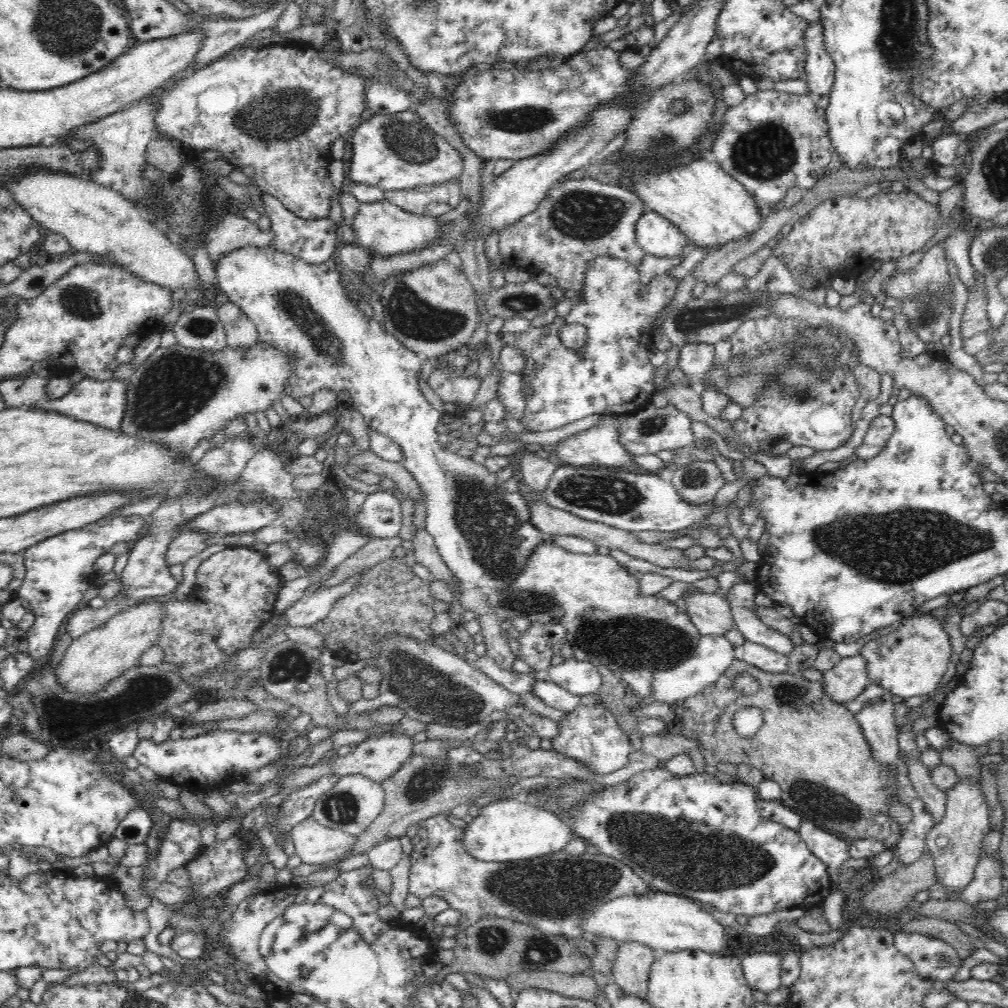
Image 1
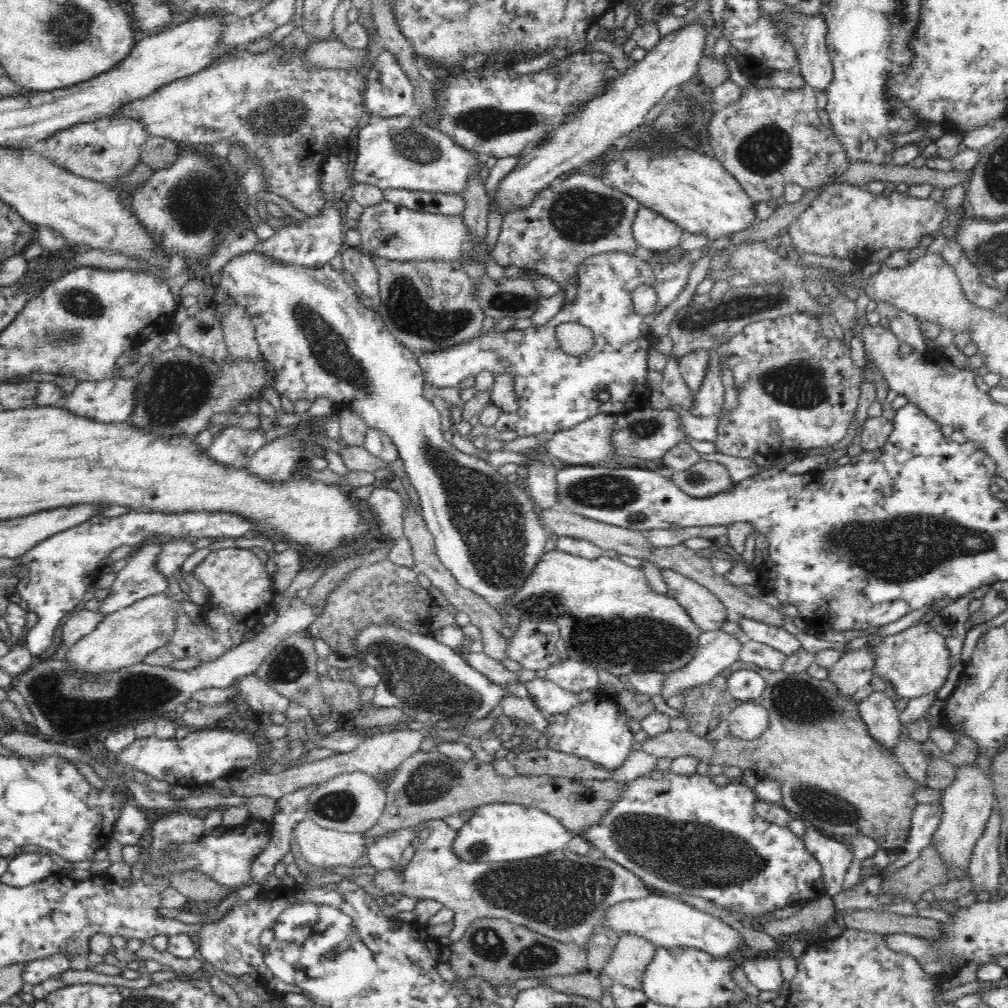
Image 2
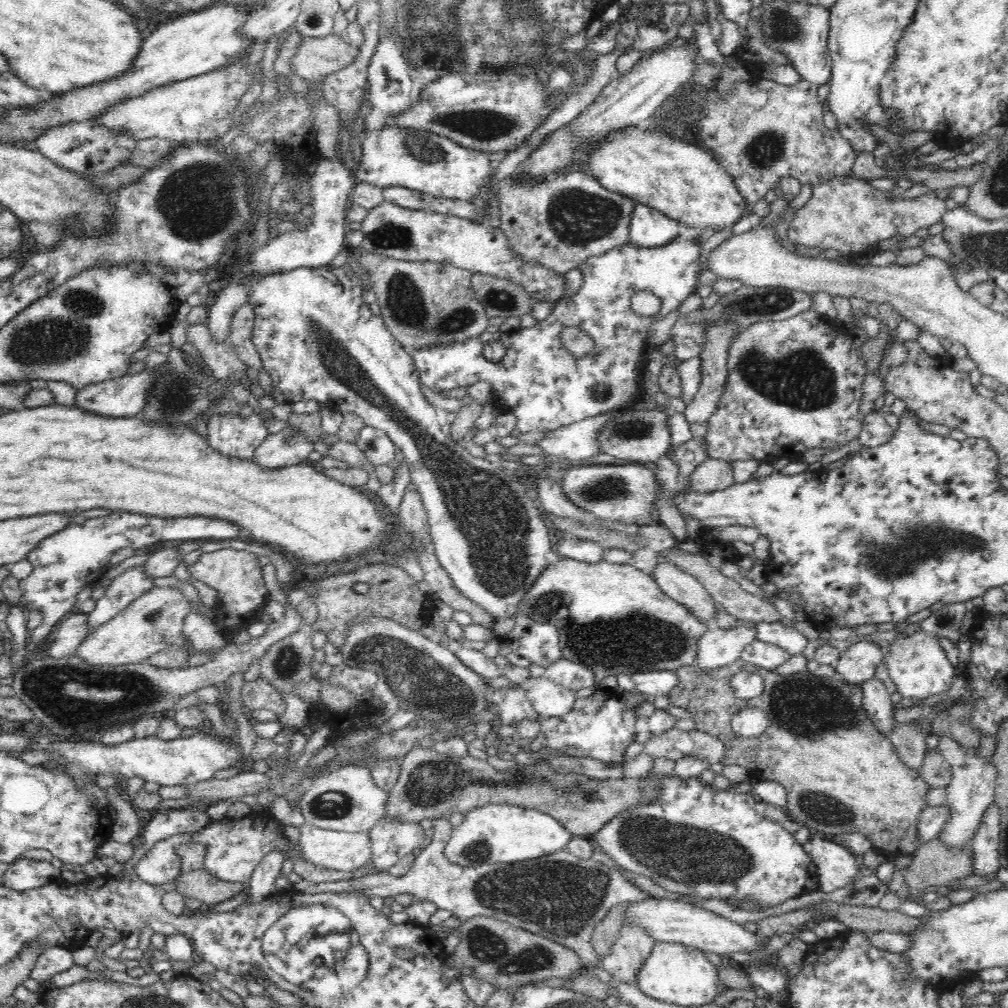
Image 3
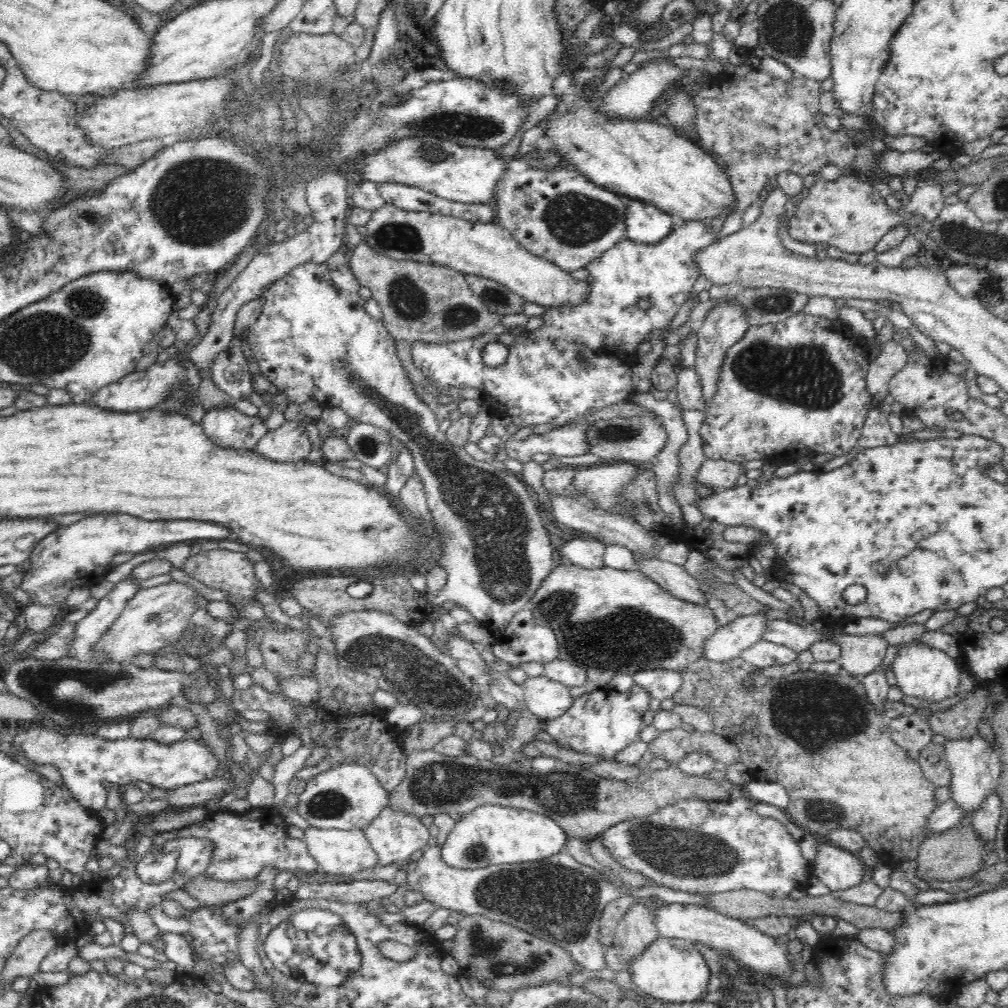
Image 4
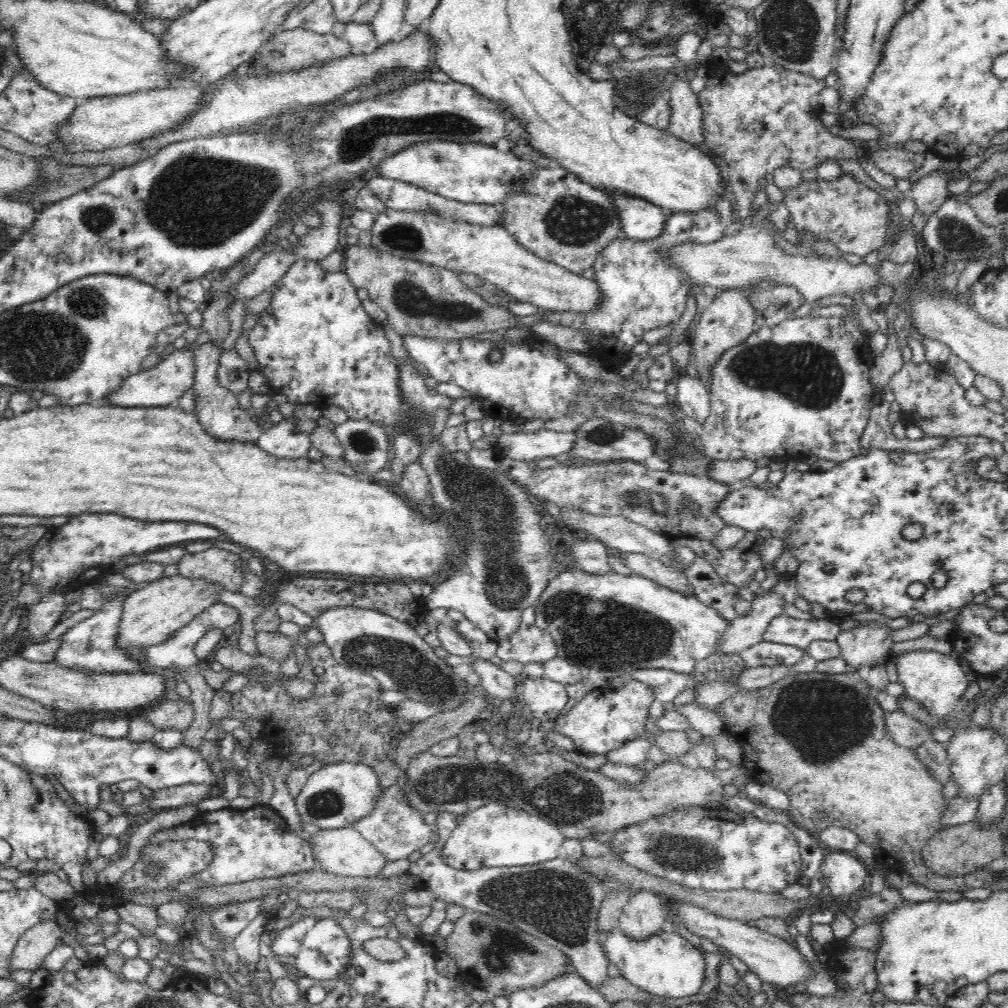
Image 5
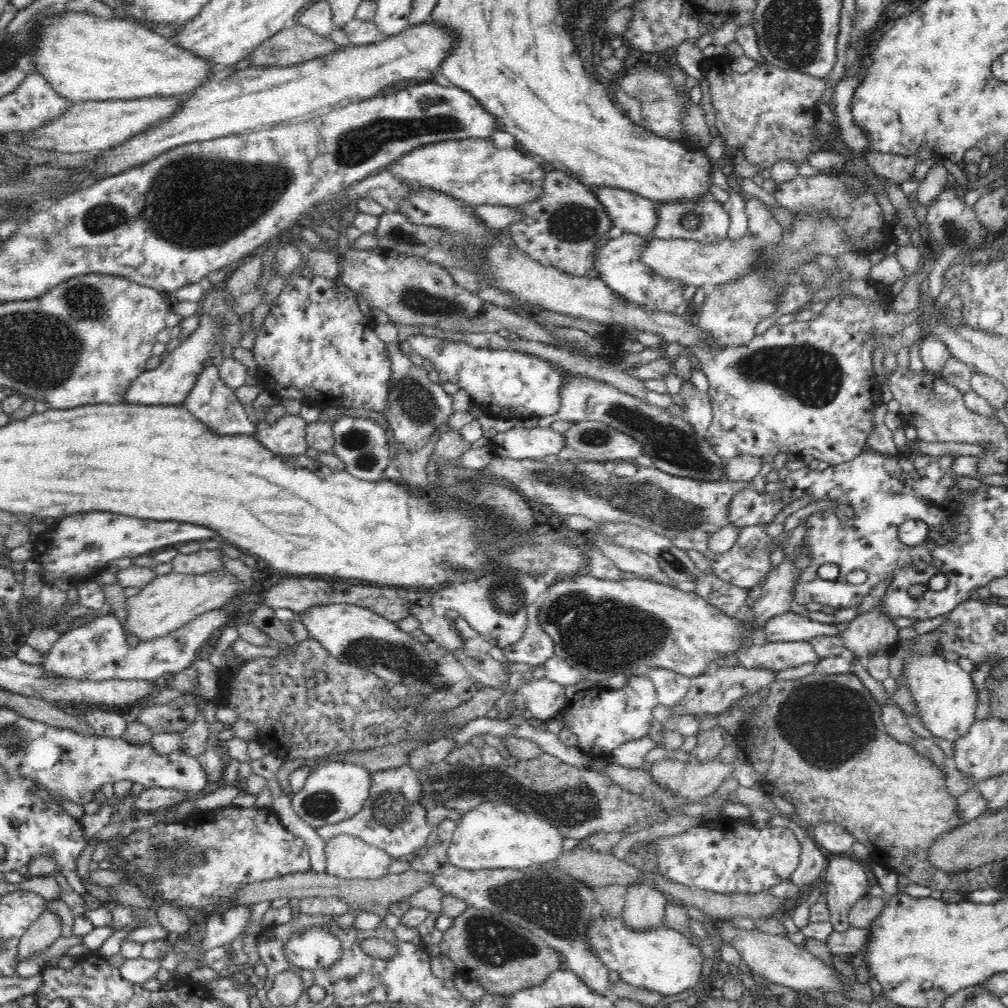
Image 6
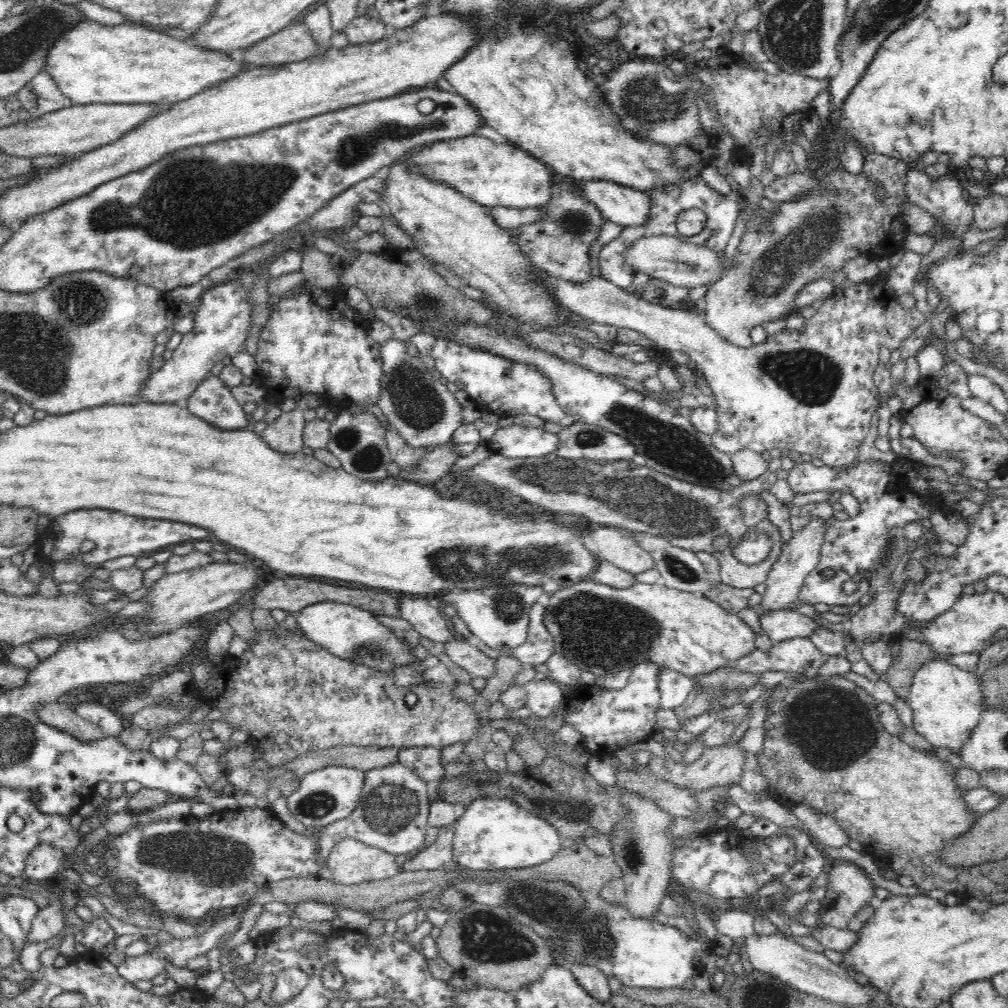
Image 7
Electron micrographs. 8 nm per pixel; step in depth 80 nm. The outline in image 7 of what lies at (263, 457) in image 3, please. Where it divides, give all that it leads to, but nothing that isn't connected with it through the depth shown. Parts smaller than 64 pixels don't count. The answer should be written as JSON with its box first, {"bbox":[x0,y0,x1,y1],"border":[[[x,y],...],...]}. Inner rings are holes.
{"bbox":[262,394,322,453],"border":[[[305,394],[296,400],[297,405],[290,412],[282,411],[280,416],[273,423],[268,424],[262,439],[272,449],[281,453],[297,453],[304,447],[302,441],[302,429],[307,421],[304,418],[304,410],[319,409],[322,405],[320,397],[315,394]]]}

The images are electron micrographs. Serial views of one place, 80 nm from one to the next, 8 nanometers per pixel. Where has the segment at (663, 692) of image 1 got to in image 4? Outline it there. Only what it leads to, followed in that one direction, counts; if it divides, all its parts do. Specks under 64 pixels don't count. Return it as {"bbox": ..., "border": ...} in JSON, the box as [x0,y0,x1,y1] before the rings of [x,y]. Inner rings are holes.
{"bbox":[704,613,766,662],"border":[[[759,613],[736,617],[730,624],[719,626],[706,640],[704,658],[710,662],[730,662],[741,657],[749,646],[762,640],[766,615]]]}

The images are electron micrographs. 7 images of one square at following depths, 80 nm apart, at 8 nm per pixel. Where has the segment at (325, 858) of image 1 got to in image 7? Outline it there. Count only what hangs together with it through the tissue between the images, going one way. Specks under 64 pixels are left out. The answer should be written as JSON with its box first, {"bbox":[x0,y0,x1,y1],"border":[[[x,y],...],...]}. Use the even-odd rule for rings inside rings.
{"bbox":[326,838,402,886],"border":[[[354,838],[336,842],[326,863],[332,871],[333,880],[346,886],[392,878],[402,870],[395,854]]]}

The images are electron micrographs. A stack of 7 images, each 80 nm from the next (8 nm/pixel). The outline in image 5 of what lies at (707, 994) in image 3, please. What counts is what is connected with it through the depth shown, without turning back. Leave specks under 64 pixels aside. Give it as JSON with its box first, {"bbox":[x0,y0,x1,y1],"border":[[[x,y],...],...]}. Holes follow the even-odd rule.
{"bbox":[602,927,706,999],"border":[[[616,927],[609,930],[605,936],[602,945],[609,962],[615,964],[621,974],[632,984],[638,986],[638,988],[656,997],[666,999],[690,997],[700,992],[706,962],[704,961],[704,957],[702,957],[702,953],[698,951],[698,948],[694,947],[694,944],[684,939],[676,931],[663,929],[659,933],[645,939],[634,940],[632,937],[628,937],[628,935],[622,933],[620,927]]]}

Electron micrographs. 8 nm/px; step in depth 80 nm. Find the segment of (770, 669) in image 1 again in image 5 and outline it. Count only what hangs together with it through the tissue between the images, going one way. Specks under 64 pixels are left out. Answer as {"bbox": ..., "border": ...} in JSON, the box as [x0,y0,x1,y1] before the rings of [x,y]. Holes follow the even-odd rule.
{"bbox":[741,641,807,668],"border":[[[760,641],[741,653],[747,668],[758,666],[794,667],[806,656],[807,650],[779,642]]]}

